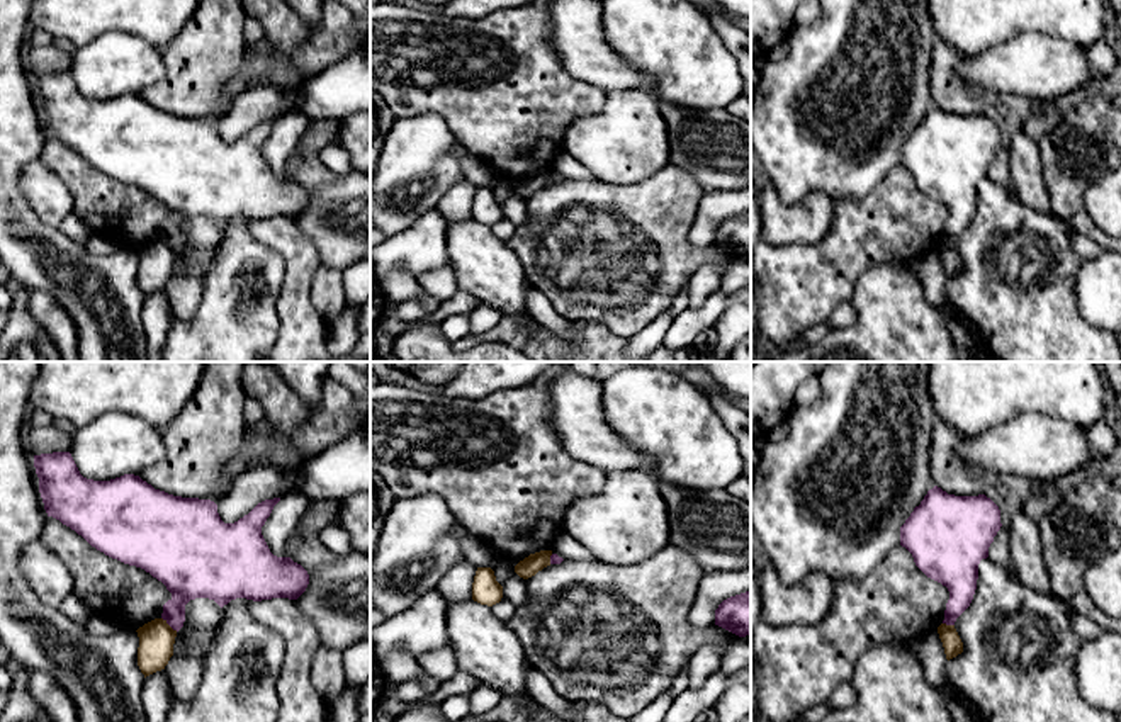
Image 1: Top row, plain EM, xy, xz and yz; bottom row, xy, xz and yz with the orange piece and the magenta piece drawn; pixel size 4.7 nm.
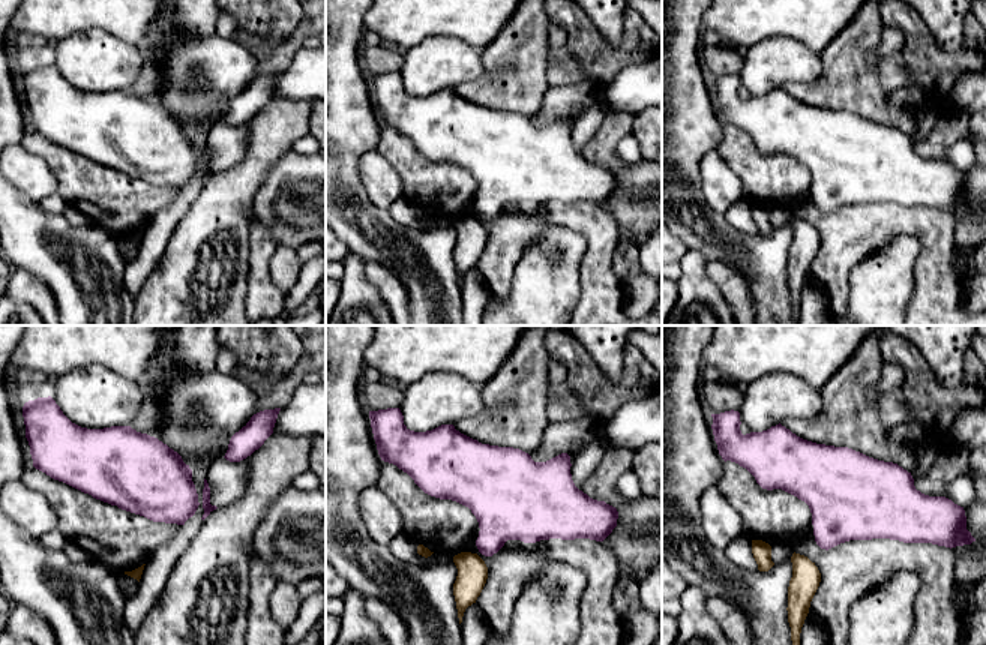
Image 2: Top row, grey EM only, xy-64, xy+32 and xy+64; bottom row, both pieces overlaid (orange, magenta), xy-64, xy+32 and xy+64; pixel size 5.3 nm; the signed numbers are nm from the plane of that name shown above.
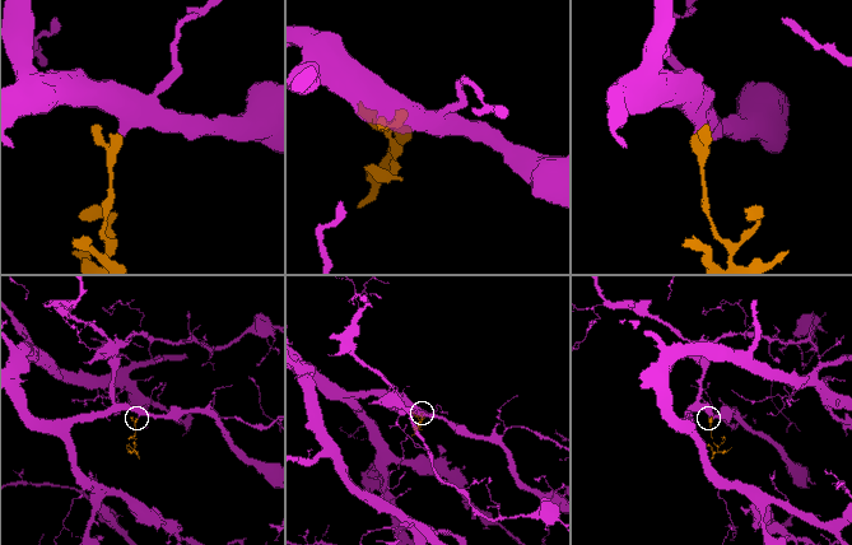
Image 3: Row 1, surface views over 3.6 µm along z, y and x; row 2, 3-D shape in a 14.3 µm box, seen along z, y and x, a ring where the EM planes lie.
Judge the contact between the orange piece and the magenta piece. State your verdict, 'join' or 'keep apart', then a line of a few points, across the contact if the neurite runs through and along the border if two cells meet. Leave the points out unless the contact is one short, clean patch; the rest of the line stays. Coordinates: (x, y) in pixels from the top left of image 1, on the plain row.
keep apart; line xy (162, 236), (177, 250)

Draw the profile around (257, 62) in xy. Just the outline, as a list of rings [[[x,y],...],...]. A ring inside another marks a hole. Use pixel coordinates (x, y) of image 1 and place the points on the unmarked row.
[[[265,44],[246,46],[238,71],[231,83],[226,85],[226,97],[231,104],[253,87],[256,80],[265,76],[279,65],[279,56]]]

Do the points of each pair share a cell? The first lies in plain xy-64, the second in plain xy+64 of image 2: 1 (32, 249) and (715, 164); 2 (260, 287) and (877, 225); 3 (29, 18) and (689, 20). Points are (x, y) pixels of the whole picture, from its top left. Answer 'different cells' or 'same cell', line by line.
1: different cells
2: same cell
3: different cells

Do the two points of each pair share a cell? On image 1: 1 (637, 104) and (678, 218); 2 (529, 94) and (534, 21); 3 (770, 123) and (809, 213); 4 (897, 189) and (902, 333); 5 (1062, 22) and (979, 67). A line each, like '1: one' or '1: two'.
1: two
2: one
3: two
4: two
5: two

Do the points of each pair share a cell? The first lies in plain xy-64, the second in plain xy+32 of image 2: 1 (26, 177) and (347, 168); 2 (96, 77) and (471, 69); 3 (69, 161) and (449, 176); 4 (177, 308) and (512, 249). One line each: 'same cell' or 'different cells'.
1: different cells
2: same cell
3: same cell
4: different cells

